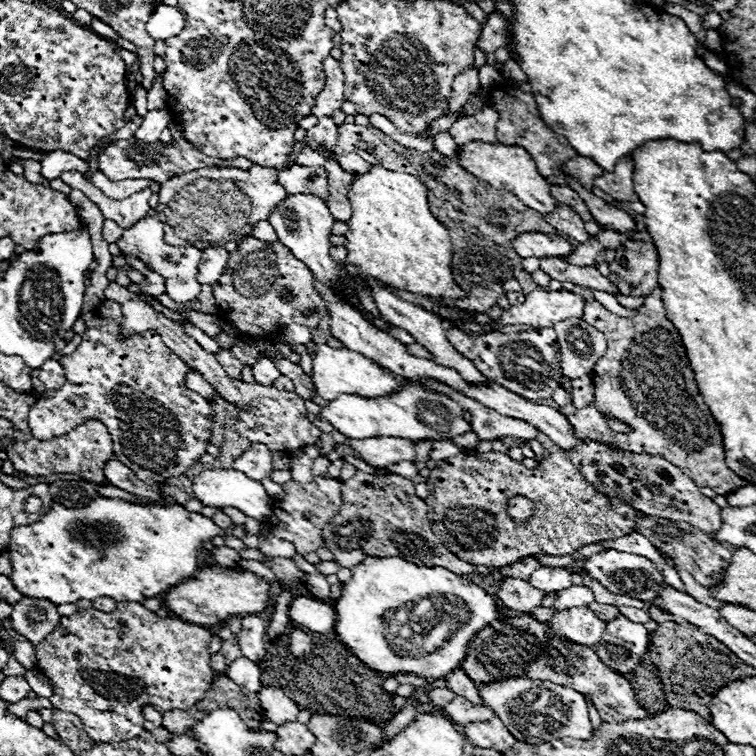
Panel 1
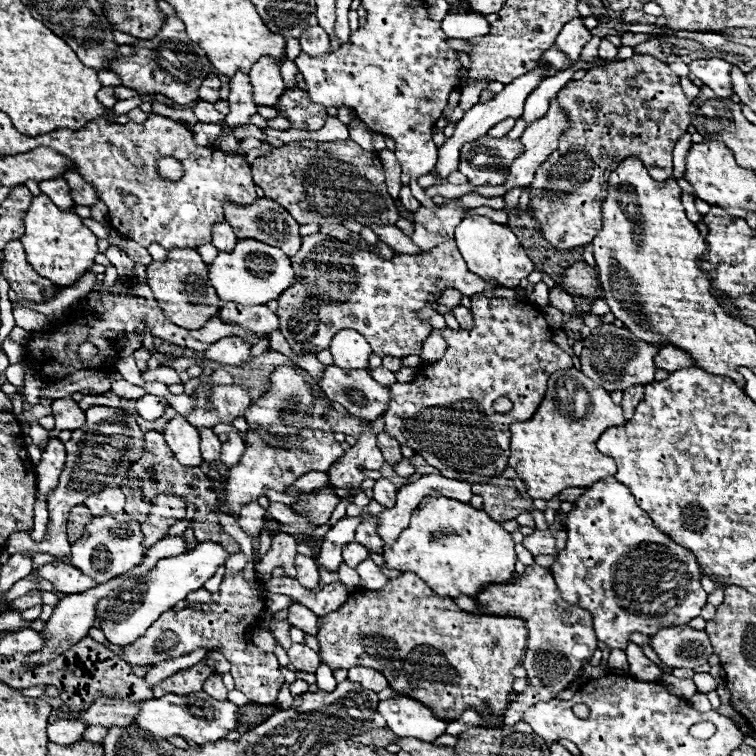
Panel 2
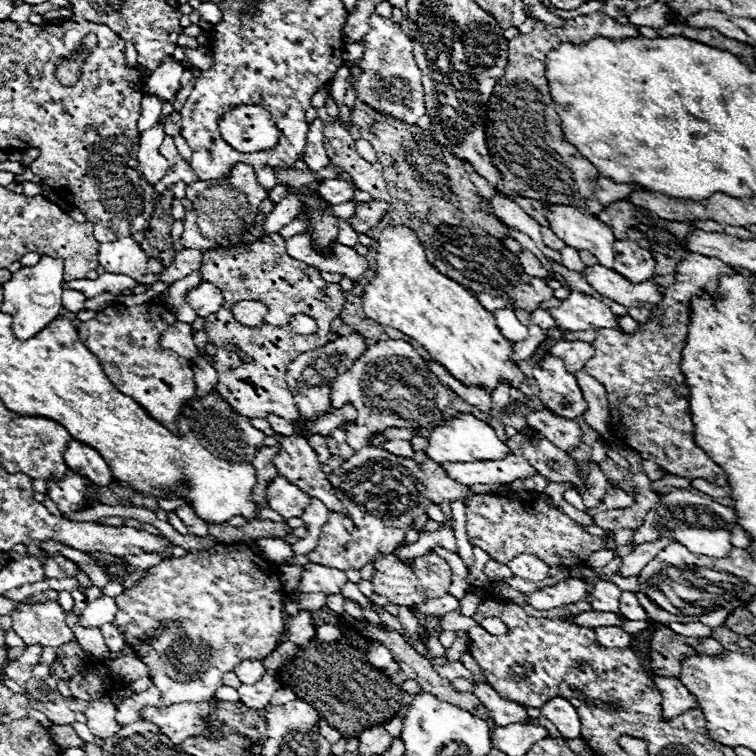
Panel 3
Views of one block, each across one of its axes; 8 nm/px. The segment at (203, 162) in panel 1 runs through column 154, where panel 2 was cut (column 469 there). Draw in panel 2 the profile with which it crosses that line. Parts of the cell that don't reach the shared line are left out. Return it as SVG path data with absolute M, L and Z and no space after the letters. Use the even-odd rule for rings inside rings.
M482 136L462 146L460 172L474 186L498 186L504 184L504 176L520 152L524 152L524 146L518 140Z

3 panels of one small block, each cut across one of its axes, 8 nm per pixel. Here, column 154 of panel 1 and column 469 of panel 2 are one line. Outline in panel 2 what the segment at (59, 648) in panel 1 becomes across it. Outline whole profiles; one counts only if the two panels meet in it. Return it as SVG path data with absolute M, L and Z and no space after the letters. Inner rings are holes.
M404 572L400 578L390 580L382 590L360 588L358 592L352 592L338 610L320 618L316 638L320 642L320 658L332 670L350 670L352 666L374 668L388 678L392 690L420 700L432 708L436 716L450 722L458 720L468 708L476 710L486 720L494 720L494 716L502 714L508 706L514 680L510 670L518 666L524 656L526 624L516 616L468 614L460 610L452 598L436 596L416 574Z

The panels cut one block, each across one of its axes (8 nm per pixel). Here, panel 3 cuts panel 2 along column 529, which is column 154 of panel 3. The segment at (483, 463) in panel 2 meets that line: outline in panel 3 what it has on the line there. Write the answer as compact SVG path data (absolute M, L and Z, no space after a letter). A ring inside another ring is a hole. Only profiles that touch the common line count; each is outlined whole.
M116 302L100 310L94 320L78 326L80 340L102 362L100 366L104 368L108 380L112 380L112 384L116 384L116 388L126 396L140 400L140 404L148 408L148 414L154 420L160 420L160 424L168 424L168 428L176 428L184 404L196 396L190 360L160 346L162 332L176 320L174 312L156 302L140 306Z

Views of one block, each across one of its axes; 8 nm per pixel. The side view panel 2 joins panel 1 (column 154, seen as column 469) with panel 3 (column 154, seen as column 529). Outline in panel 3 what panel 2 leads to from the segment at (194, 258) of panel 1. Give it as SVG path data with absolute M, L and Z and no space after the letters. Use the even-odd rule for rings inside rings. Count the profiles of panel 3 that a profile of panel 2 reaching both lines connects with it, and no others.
M124 236L114 242L102 242L98 248L98 262L106 272L140 278L146 274L160 274L164 270L158 258L150 258L134 236Z

